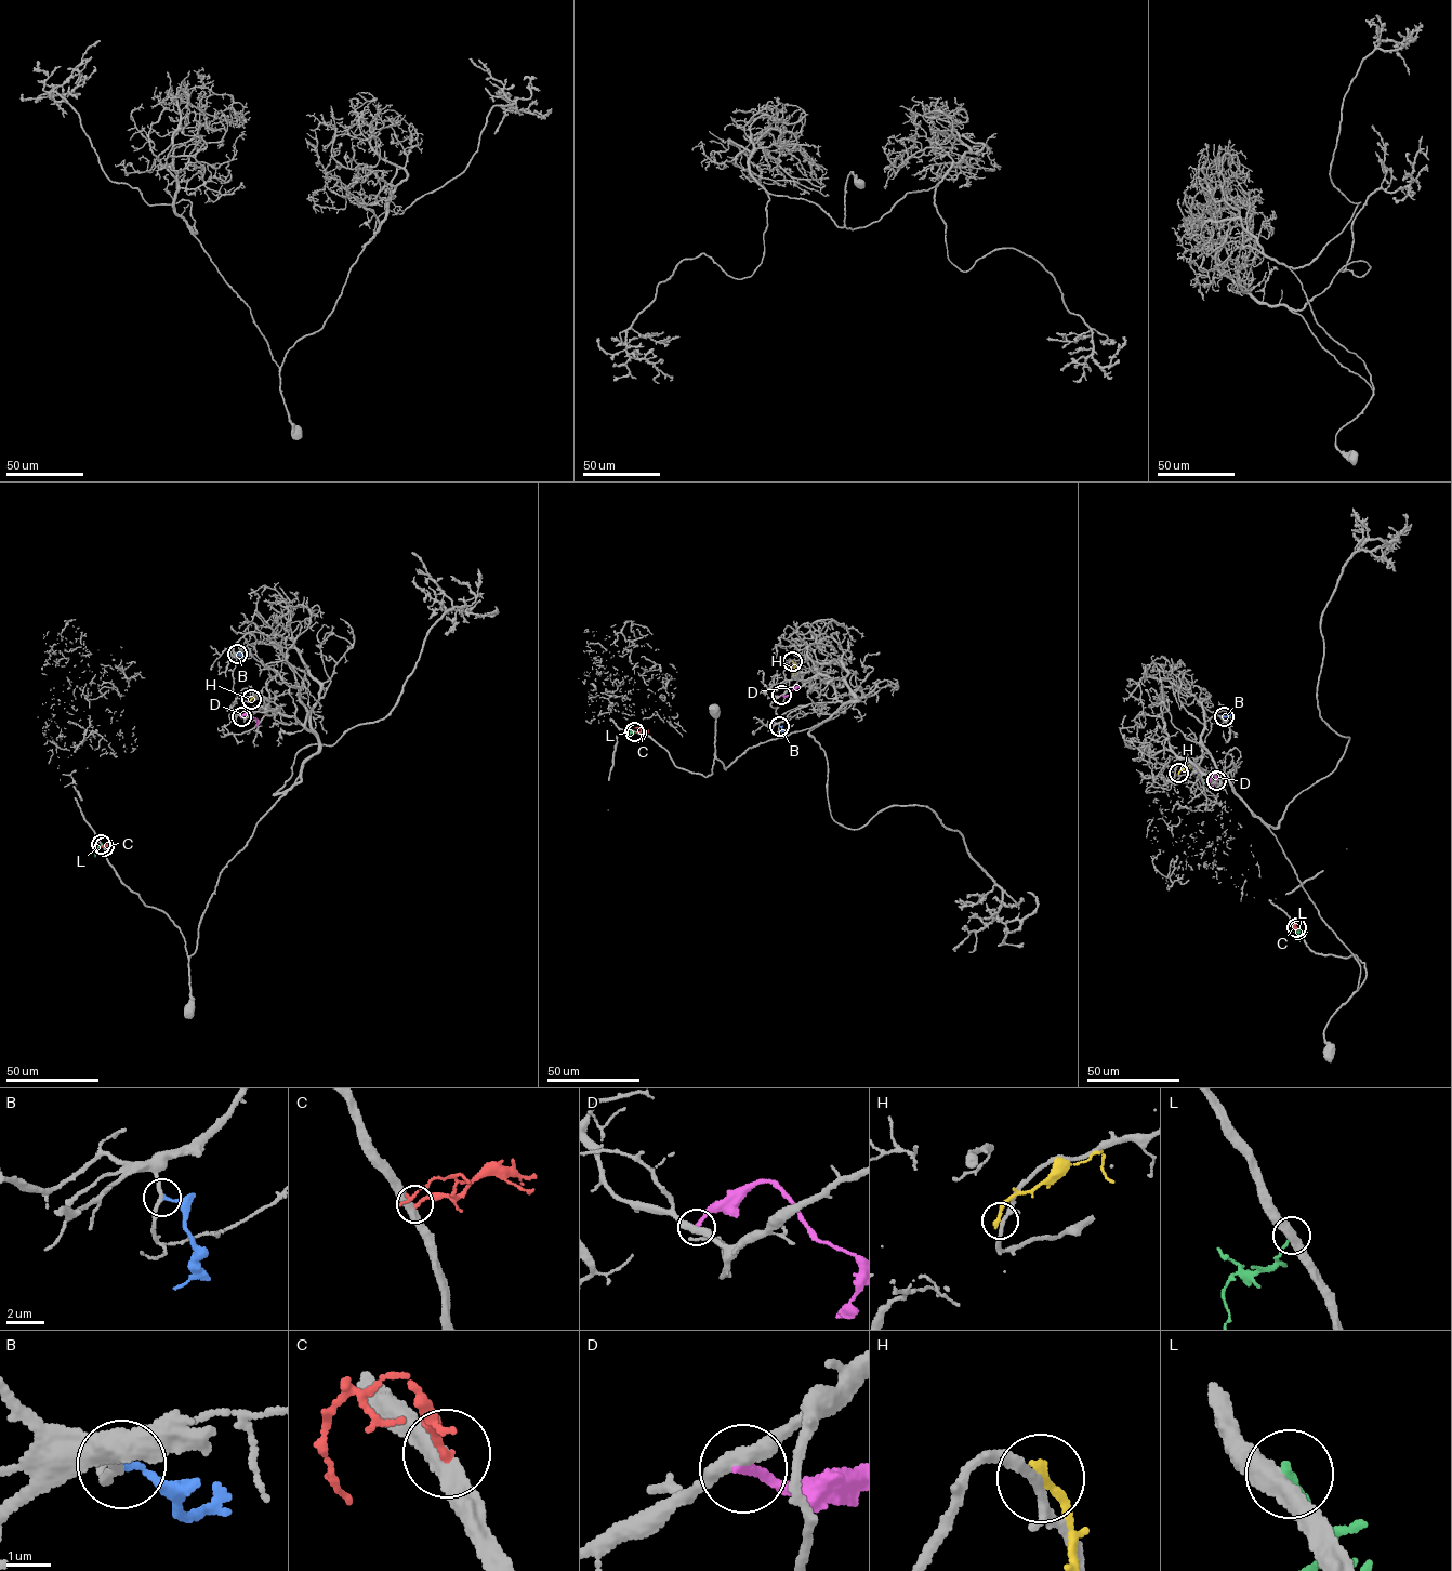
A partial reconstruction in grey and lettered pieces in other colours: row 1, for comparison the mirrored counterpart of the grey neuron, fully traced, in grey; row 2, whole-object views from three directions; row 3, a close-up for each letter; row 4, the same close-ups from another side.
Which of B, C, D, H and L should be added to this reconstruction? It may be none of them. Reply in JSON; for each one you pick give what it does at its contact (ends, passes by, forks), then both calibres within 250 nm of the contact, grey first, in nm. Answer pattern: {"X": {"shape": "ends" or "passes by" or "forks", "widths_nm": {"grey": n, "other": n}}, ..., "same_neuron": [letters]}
{"B": {"shape": "ends", "widths_nm": {"grey": 200, "other": 180}}, "same_neuron": ["B"]}

